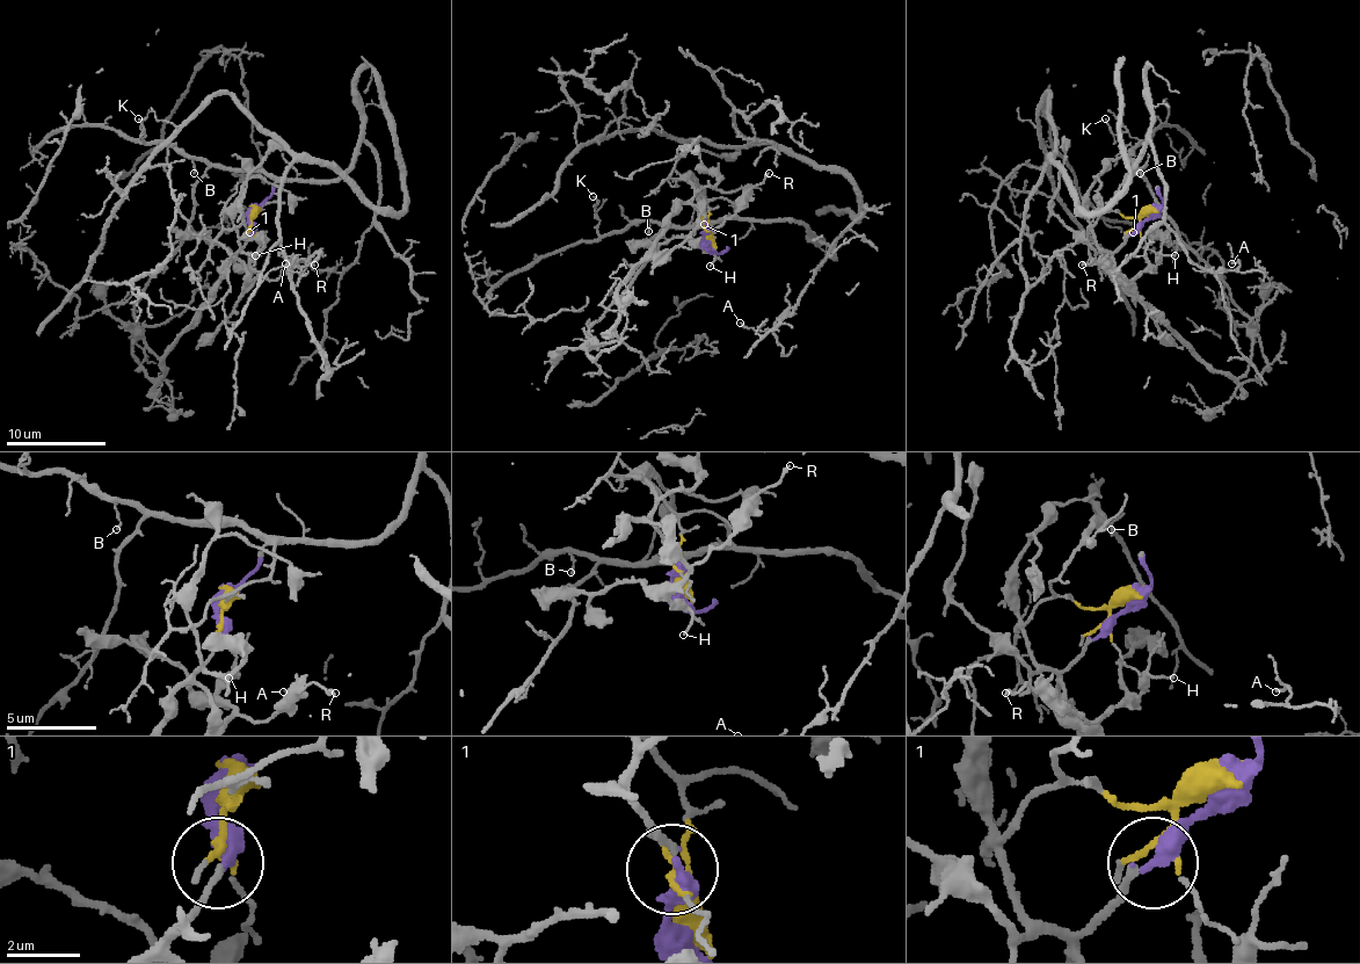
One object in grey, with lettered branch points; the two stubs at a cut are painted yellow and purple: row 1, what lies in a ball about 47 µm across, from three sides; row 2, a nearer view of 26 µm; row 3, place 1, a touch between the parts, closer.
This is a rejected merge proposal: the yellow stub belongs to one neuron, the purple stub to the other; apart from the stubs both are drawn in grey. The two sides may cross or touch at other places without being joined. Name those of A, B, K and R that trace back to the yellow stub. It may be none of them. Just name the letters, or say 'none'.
A, B, K

